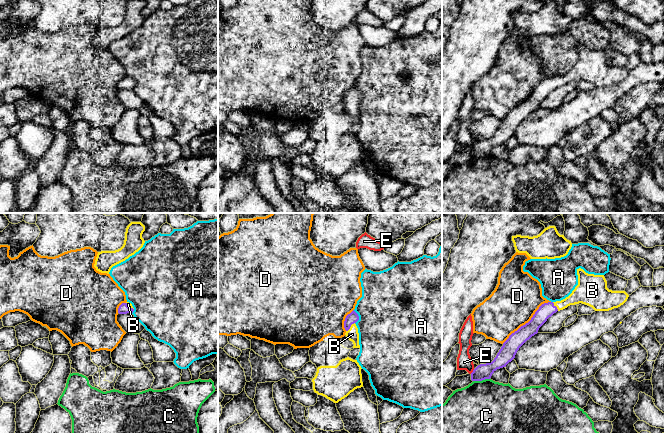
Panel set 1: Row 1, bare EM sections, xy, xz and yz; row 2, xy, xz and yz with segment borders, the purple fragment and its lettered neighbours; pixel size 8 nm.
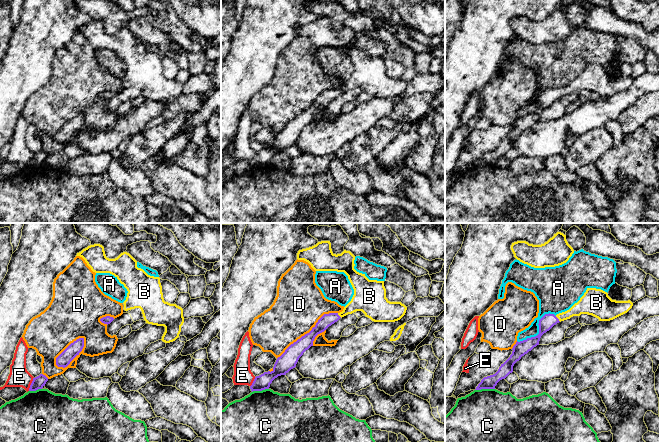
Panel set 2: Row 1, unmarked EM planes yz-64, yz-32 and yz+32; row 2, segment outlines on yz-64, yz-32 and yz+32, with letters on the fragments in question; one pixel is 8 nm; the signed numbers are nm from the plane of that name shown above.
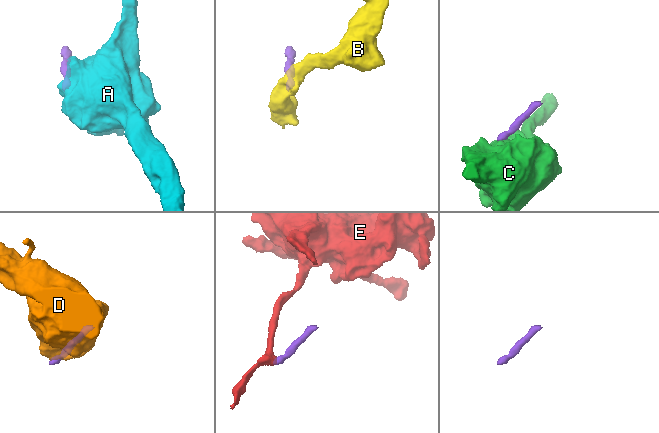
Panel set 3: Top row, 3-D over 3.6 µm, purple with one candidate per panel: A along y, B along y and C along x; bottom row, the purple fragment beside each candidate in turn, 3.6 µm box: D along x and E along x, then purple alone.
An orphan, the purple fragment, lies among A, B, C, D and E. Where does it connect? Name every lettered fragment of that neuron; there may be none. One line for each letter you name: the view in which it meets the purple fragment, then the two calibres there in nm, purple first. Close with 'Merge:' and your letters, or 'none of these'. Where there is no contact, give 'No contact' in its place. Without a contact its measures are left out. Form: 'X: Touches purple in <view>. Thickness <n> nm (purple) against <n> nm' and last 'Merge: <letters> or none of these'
B: Touches purple in xz. Thickness 90 nm (purple) against 100 nm
Merge: B

